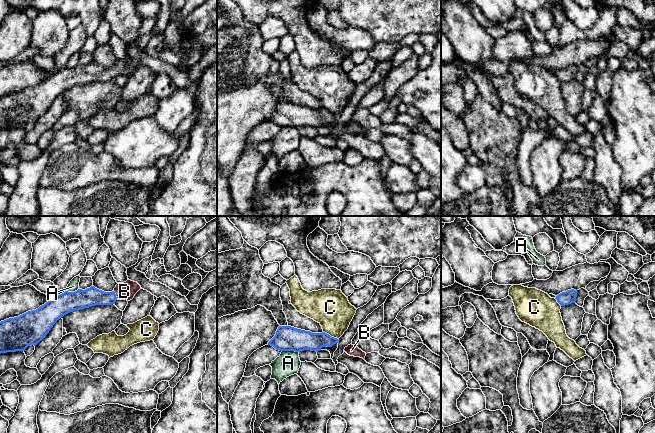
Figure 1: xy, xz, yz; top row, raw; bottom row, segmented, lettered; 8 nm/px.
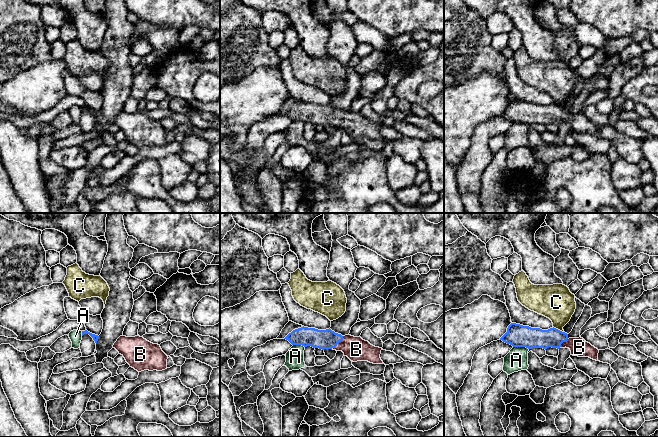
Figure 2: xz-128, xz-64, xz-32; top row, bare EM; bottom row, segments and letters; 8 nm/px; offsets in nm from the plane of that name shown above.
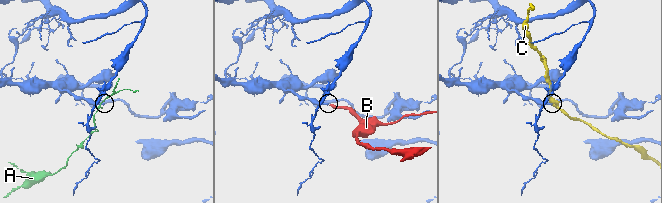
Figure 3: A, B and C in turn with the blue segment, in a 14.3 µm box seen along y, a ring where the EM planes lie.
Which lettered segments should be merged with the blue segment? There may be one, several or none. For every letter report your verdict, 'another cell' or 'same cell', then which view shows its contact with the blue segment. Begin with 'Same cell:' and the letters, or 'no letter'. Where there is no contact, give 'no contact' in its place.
Same cell: B
A: another cell | xz
B: same cell | xy
C: another cell | xz

